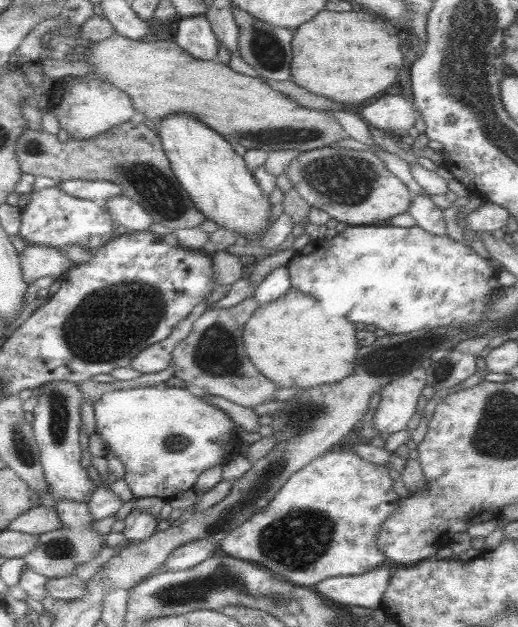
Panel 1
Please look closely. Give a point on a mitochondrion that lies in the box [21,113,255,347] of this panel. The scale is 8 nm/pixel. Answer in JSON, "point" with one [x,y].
{"point":[154,187]}

